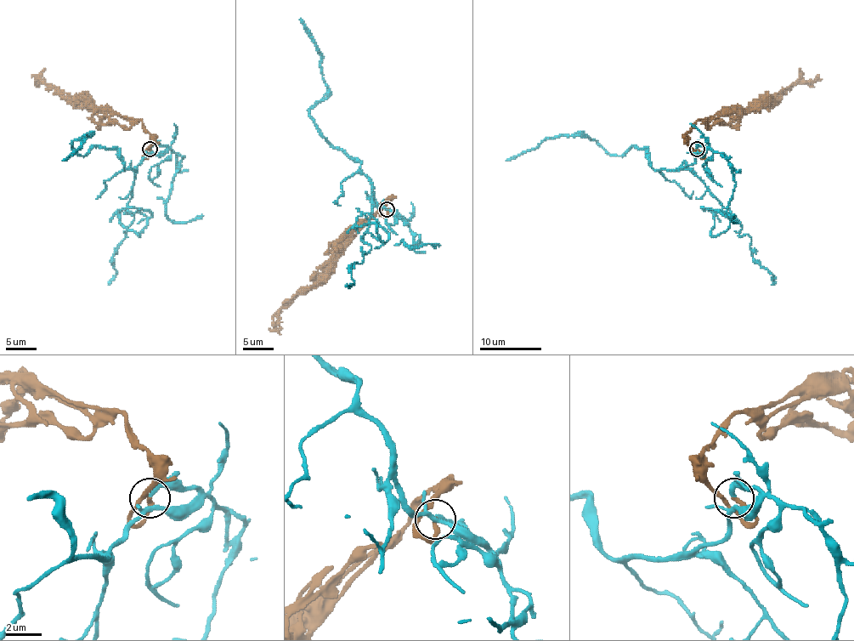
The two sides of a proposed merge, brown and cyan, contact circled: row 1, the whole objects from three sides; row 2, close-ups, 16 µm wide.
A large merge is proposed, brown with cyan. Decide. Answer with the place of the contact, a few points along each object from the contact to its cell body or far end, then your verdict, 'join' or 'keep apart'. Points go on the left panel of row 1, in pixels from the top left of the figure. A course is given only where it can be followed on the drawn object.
at (149, 149); brown runs (149, 150), (145, 159), (151, 134), (140, 121), (96, 111), (31, 77); cyan runs (149, 148), (166, 148), (123, 169), (115, 150), (94, 146), (79, 155), (73, 142), (87, 133), (64, 161); join

